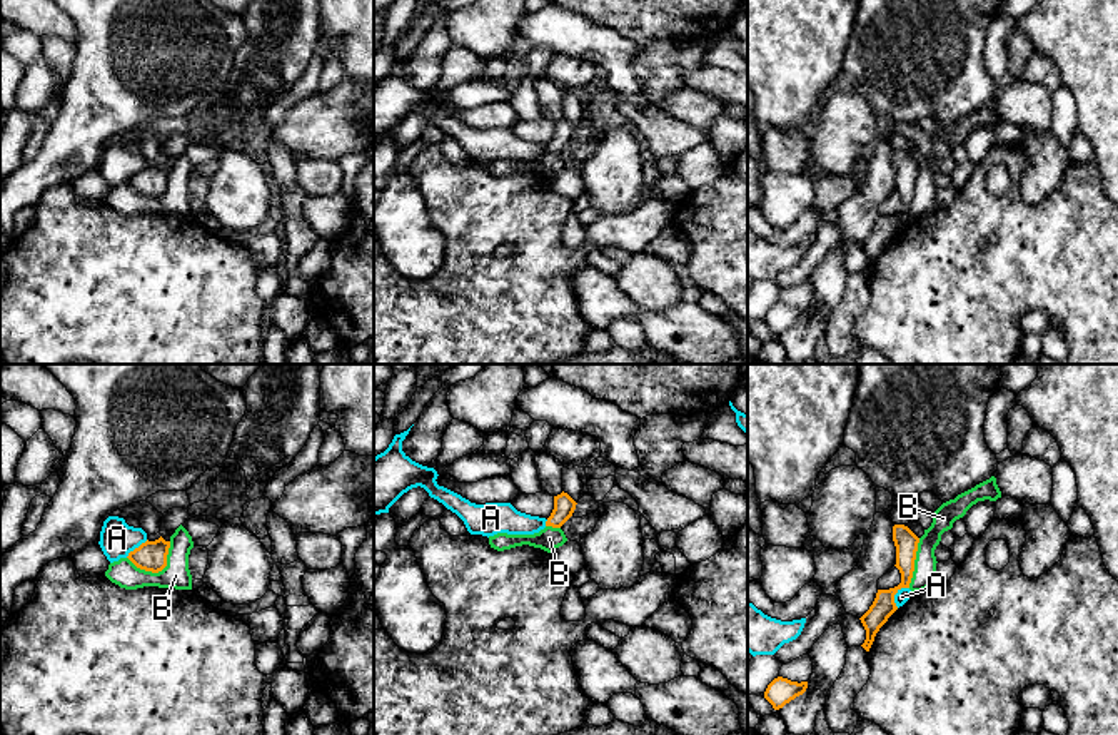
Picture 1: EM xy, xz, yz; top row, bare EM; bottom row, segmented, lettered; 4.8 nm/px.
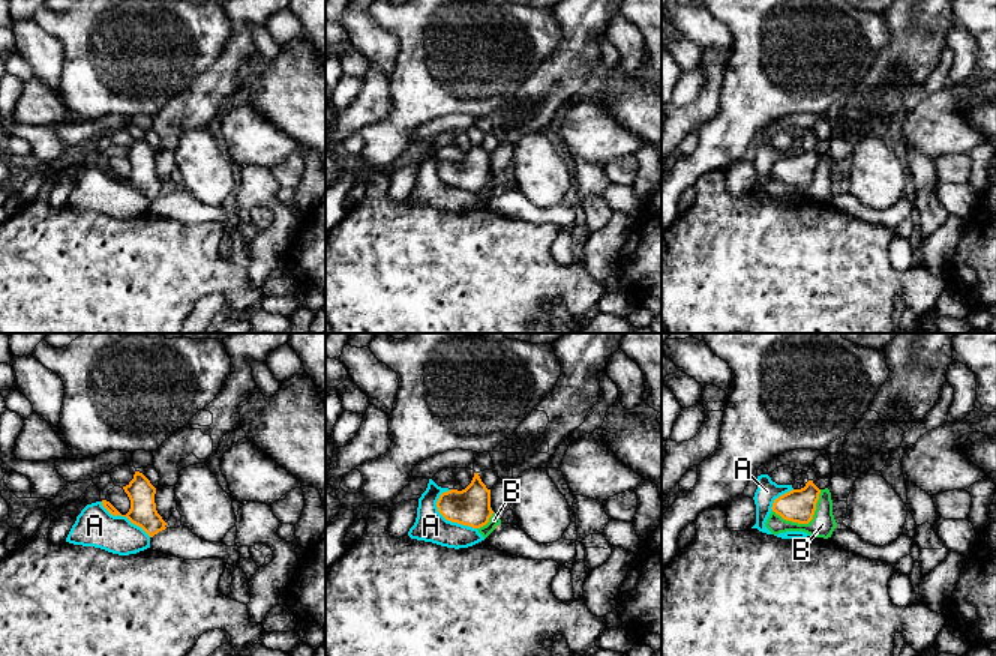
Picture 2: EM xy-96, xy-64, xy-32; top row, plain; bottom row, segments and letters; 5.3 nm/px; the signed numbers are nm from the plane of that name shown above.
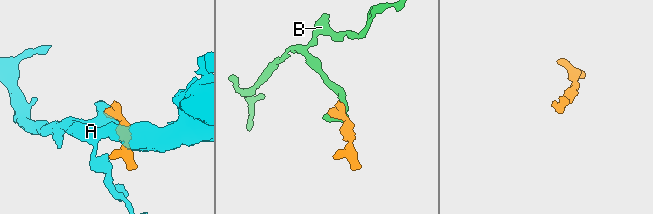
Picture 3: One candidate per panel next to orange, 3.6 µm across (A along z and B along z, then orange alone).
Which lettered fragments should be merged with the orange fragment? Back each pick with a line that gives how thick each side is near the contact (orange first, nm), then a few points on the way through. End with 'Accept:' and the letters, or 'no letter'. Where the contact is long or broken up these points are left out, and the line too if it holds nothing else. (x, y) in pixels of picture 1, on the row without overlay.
Accept: no letter

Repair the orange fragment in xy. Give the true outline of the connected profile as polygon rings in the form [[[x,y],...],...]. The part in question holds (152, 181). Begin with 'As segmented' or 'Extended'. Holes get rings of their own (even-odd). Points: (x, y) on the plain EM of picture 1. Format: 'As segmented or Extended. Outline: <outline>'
As segmented. Outline: [[[162,162],[155,167],[145,167],[128,179],[128,185],[140,195],[159,199],[167,192],[170,167]]]

